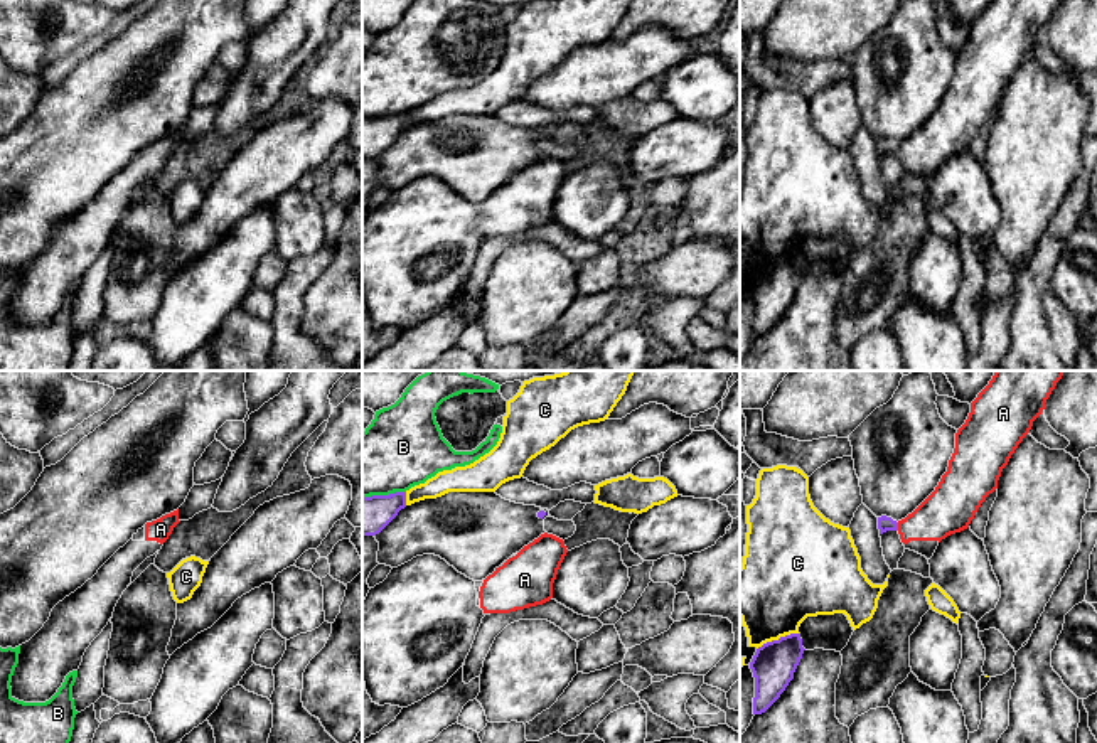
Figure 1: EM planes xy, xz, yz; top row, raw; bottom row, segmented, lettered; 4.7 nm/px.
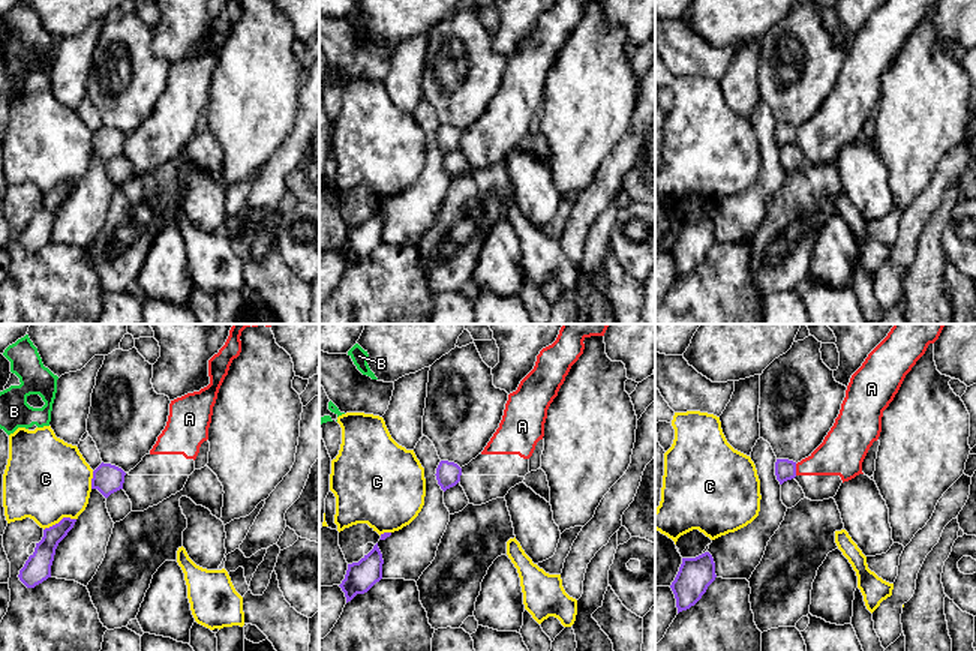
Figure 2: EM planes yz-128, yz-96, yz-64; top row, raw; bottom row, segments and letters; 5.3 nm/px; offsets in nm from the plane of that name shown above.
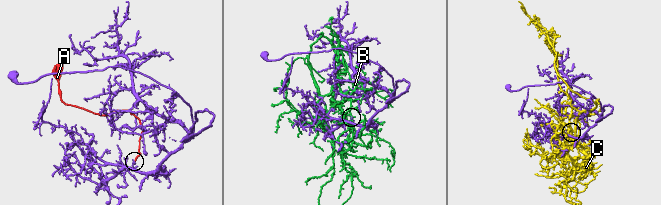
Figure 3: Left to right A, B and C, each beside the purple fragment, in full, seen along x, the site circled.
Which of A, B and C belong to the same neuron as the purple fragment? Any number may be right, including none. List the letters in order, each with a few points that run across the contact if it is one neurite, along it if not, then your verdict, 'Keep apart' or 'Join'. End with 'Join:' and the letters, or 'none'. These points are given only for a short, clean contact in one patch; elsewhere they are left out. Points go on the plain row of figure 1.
A: Line: yz (897, 145), (899, 152). Keep apart
B: Keep apart
C: Keep apart
Join: none

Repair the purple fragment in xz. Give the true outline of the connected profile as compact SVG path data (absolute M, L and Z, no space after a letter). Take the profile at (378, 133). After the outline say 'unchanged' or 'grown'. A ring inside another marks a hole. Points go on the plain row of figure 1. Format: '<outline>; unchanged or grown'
M406 115L362 120L362 158L379 157L404 130Z; unchanged

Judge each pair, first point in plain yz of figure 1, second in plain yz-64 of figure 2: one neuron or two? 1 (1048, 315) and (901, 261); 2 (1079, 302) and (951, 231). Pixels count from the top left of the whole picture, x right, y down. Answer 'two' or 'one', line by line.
1: two
2: one

